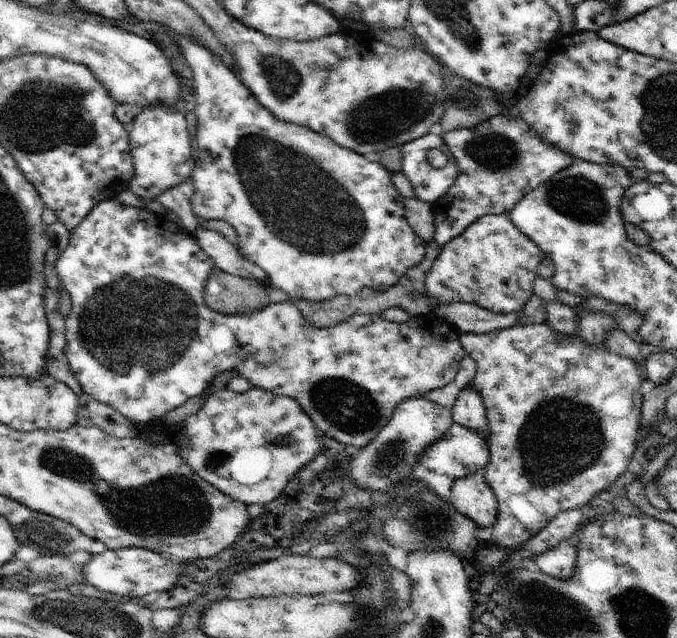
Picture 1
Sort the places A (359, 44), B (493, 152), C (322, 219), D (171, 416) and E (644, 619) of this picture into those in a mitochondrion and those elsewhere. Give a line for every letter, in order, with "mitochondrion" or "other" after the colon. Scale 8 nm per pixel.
A: other
B: mitochondrion
C: mitochondrion
D: other
E: mitochondrion

